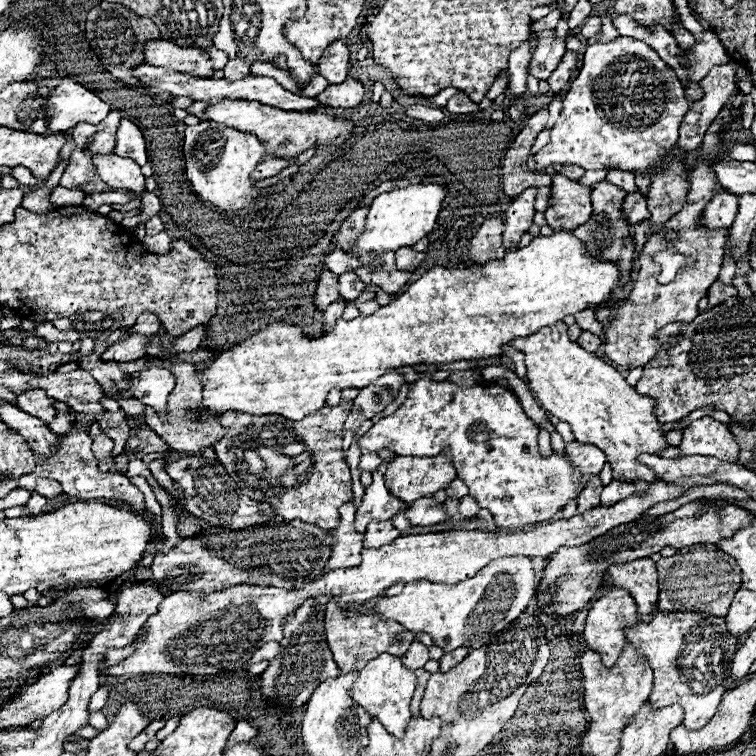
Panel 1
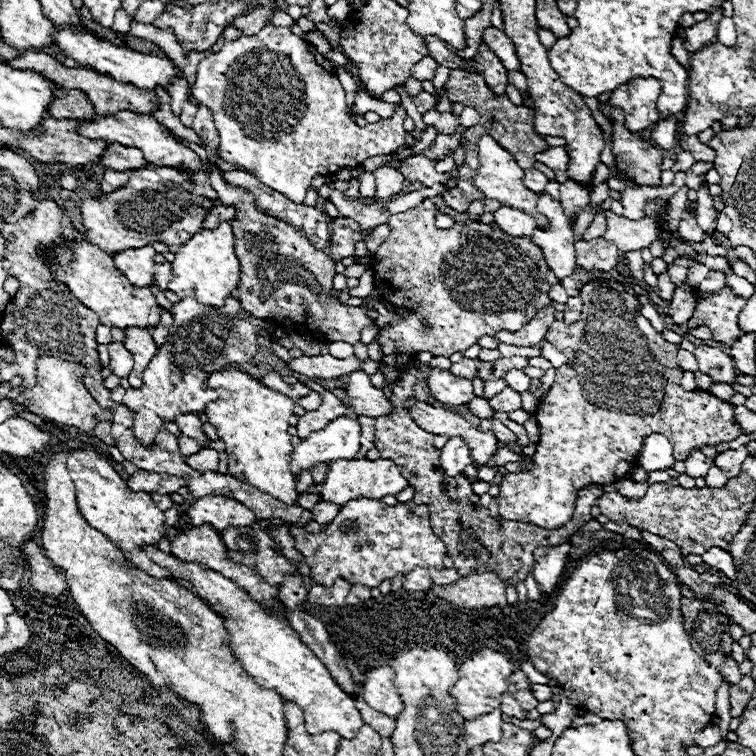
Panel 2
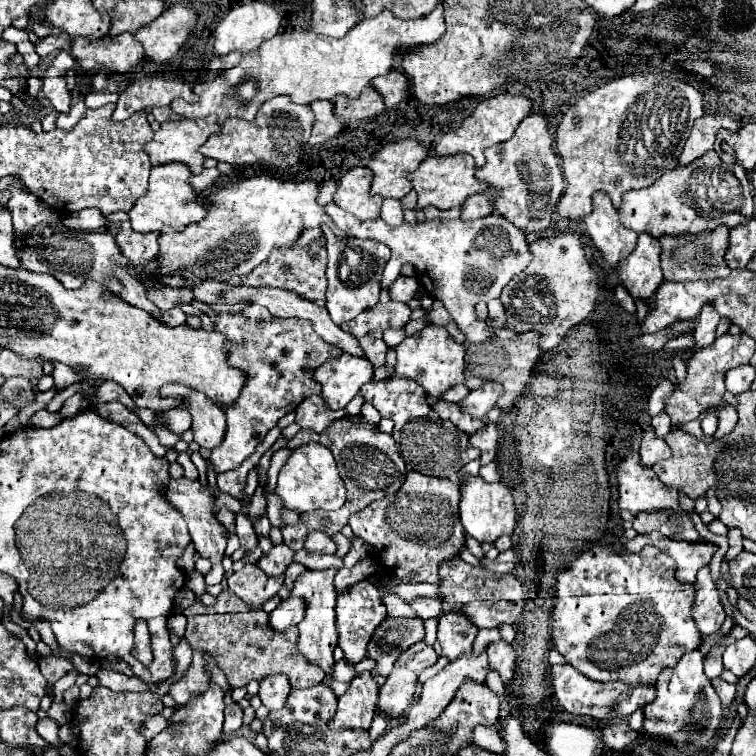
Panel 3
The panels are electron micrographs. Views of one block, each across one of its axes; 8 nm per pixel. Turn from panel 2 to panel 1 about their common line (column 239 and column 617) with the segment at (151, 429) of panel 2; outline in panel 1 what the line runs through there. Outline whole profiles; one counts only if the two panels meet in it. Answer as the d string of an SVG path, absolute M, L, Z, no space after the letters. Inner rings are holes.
M732 98L728 104L724 104L718 120L714 120L712 128L708 128L704 142L702 142L702 160L696 162L692 168L688 182L688 198L682 210L672 216L666 226L678 232L678 240L666 240L660 234L652 234L650 240L644 244L640 252L640 270L638 270L638 280L630 292L630 296L624 302L618 302L616 308L612 310L612 318L608 320L608 326L604 330L604 354L616 362L616 364L626 364L626 366L644 366L652 358L658 356L662 350L662 342L656 338L660 328L664 328L670 322L684 322L690 324L694 316L698 316L698 302L706 296L706 290L710 284L718 278L720 266L722 266L722 256L724 256L724 242L726 242L726 228L718 230L708 230L698 224L698 216L702 208L706 206L706 200L714 196L714 192L720 192L722 188L716 182L714 172L710 172L710 160L716 160L718 154L722 152L720 144L720 132L724 130L722 126L730 122L736 114L738 108L742 108L744 98ZM680 222L680 224L678 224ZM666 244L674 244L678 252L686 252L688 256L694 256L694 268L682 268L678 276L670 284L658 284L656 274L658 274L658 264L650 260L650 254L658 252L658 248L666 248Z

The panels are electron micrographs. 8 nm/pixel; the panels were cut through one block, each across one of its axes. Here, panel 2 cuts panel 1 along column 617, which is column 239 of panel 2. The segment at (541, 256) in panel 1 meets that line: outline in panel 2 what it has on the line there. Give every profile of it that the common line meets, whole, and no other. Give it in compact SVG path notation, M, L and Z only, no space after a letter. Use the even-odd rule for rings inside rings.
M222 222L216 230L200 230L198 234L194 234L186 244L180 246L180 250L176 252L176 260L172 262L172 280L168 284L168 290L176 292L180 298L192 296L196 298L200 304L204 306L224 306L224 300L230 296L230 292L240 284L240 262L234 254L234 234L232 234L232 226L230 222Z

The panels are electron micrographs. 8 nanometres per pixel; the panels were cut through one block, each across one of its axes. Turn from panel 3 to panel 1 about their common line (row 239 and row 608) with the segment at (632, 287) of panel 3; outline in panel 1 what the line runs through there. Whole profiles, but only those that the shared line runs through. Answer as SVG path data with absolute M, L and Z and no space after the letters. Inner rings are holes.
M638 558L614 564L608 568L608 574L614 586L626 588L634 596L640 616L646 616L658 608L658 572L654 560Z

